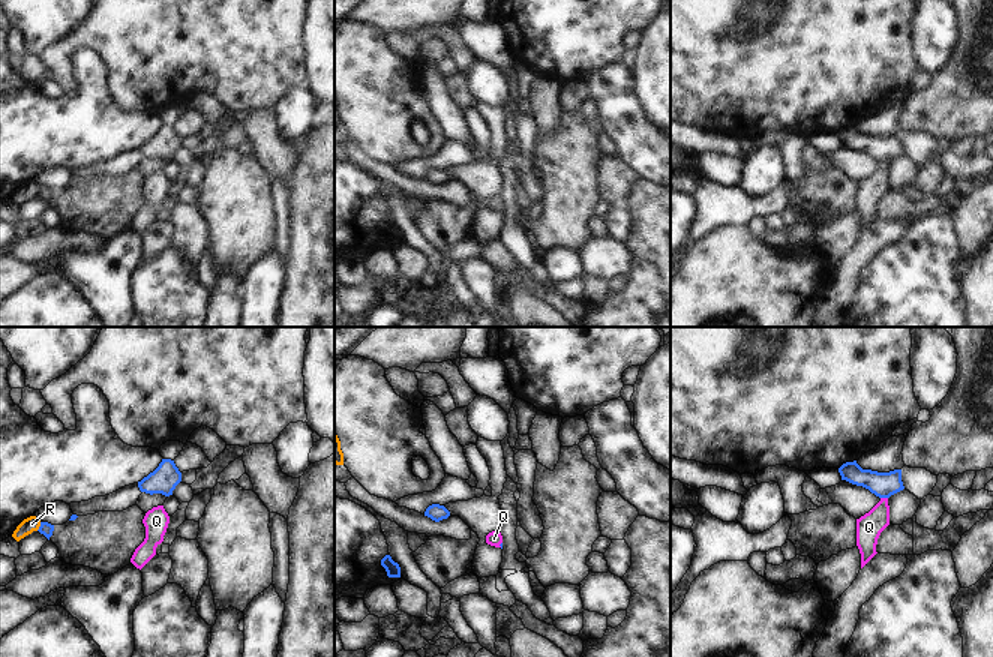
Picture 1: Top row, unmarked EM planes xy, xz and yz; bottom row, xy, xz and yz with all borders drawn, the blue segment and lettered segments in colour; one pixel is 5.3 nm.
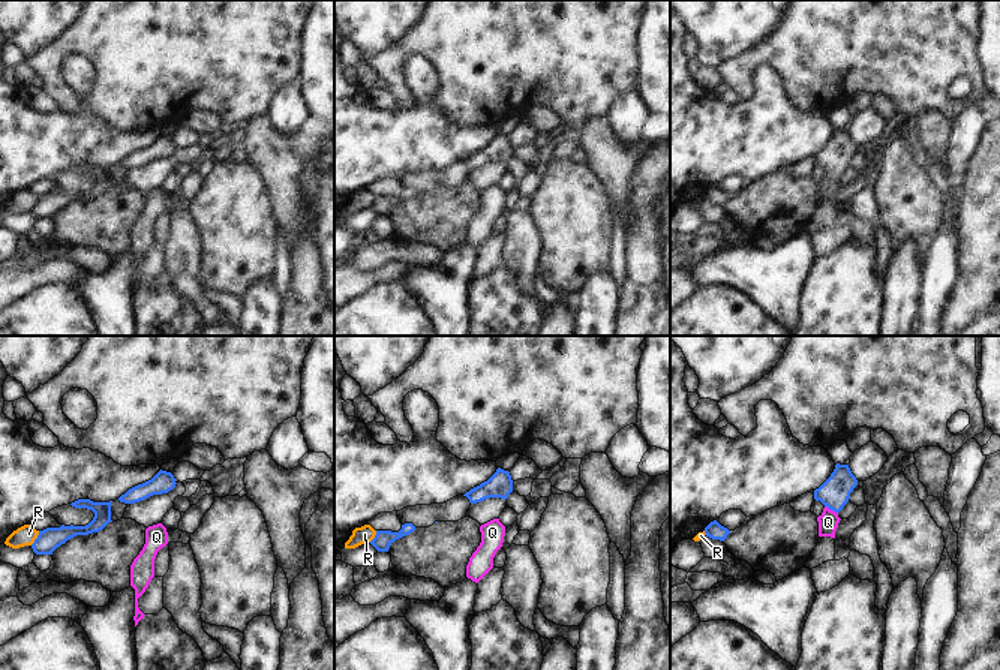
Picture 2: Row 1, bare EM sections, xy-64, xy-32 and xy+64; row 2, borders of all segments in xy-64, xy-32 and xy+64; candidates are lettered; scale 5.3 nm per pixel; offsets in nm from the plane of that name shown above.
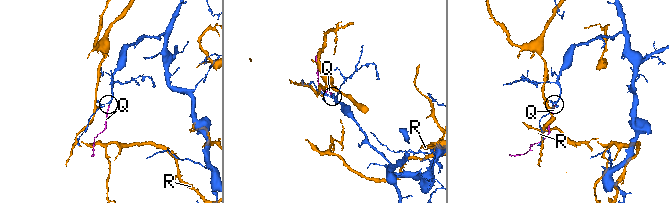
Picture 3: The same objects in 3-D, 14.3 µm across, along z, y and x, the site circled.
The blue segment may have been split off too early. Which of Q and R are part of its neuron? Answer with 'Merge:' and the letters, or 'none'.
Merge: Q

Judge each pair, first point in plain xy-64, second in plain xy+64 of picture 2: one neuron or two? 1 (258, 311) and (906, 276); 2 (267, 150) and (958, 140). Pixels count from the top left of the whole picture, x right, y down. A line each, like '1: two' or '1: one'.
1: two
2: two

